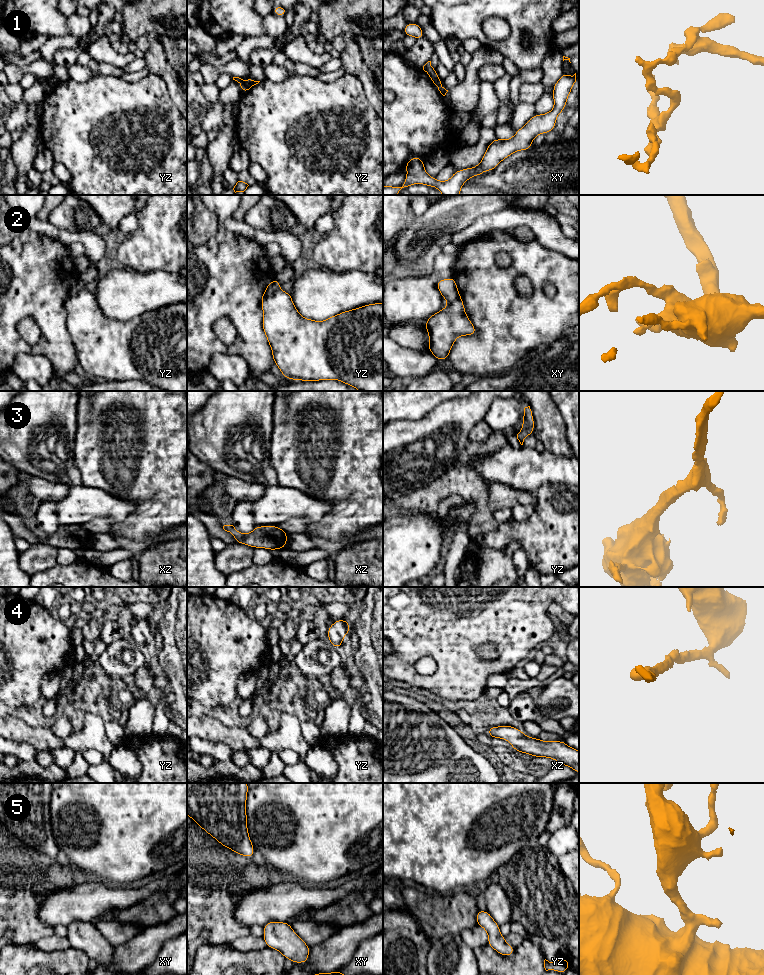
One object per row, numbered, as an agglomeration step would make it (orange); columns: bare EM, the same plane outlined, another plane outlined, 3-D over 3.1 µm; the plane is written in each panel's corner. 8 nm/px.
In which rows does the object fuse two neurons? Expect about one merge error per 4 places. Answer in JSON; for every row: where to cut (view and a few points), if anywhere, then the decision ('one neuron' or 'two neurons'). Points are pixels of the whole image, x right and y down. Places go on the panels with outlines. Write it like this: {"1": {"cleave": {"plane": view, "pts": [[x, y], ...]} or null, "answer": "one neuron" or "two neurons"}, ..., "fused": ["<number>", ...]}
{"1": {"cleave": {"plane": "yz", "pts": [[245, 81], [241, 87]]}, "answer": "two neurons"}, "2": {"cleave": {"plane": "yz", "pts": [[278, 286], [262, 301]]}, "answer": "two neurons"}, "3": {"cleave": null, "answer": "one neuron"}, "4": {"cleave": null, "answer": "one neuron"}, "5": {"cleave": null, "answer": "one neuron"}, "fused": ["1", "2"]}

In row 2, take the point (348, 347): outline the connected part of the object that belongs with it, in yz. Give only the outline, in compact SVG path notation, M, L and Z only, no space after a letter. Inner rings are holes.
M278 287L272 295L262 301L261 308L263 310L263 331L271 347L274 364L278 366L283 377L300 381L339 380L359 391L383 391L383 303L364 305L331 316L325 321L314 321L312 319L304 318L293 304L292 295Z

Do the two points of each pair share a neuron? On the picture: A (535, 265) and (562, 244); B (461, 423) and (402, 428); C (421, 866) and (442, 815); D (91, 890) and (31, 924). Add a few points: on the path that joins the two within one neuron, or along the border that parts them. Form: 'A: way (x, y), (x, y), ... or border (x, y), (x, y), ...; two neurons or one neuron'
A: border (535, 239), (544, 247), (568, 257); two neurons
B: way (446, 427), (417, 428); one neuron
C: way (432, 853), (442, 834), (442, 828); one neuron
D: border (48, 897), (39, 909), (39, 918), (53, 927); two neurons

